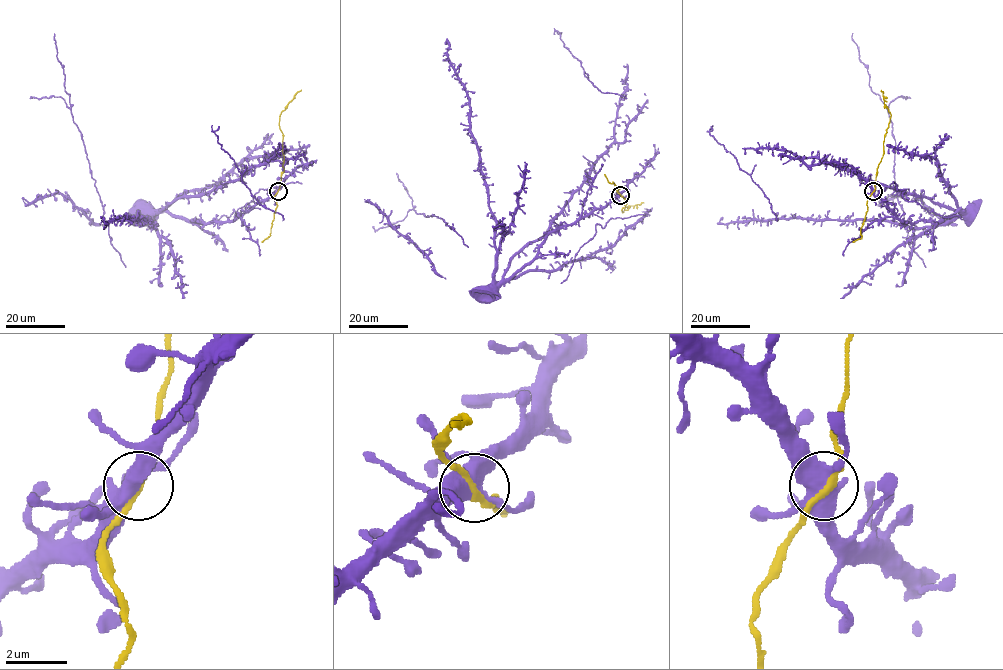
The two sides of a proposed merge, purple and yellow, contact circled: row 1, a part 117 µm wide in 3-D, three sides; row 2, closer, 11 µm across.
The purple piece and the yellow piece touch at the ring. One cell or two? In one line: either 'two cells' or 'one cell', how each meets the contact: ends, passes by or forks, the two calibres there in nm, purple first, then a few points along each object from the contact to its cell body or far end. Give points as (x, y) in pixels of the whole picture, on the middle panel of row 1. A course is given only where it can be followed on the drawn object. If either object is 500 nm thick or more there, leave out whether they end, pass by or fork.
two cells; purple forks there; yellow passes by; 480 nm thick on the purple side, 200 nm on the other; purple runs (620, 195), (573, 223), (557, 227), (534, 258), (507, 279), (481, 289); yellow runs (620, 195), (626, 204), (622, 212), (644, 202)

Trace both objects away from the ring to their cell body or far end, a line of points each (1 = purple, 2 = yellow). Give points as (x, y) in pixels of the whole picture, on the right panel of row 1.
1: (873, 191), (902, 221), (937, 221), (958, 212), (967, 214)
2: (873, 191), (890, 114), (881, 90)

